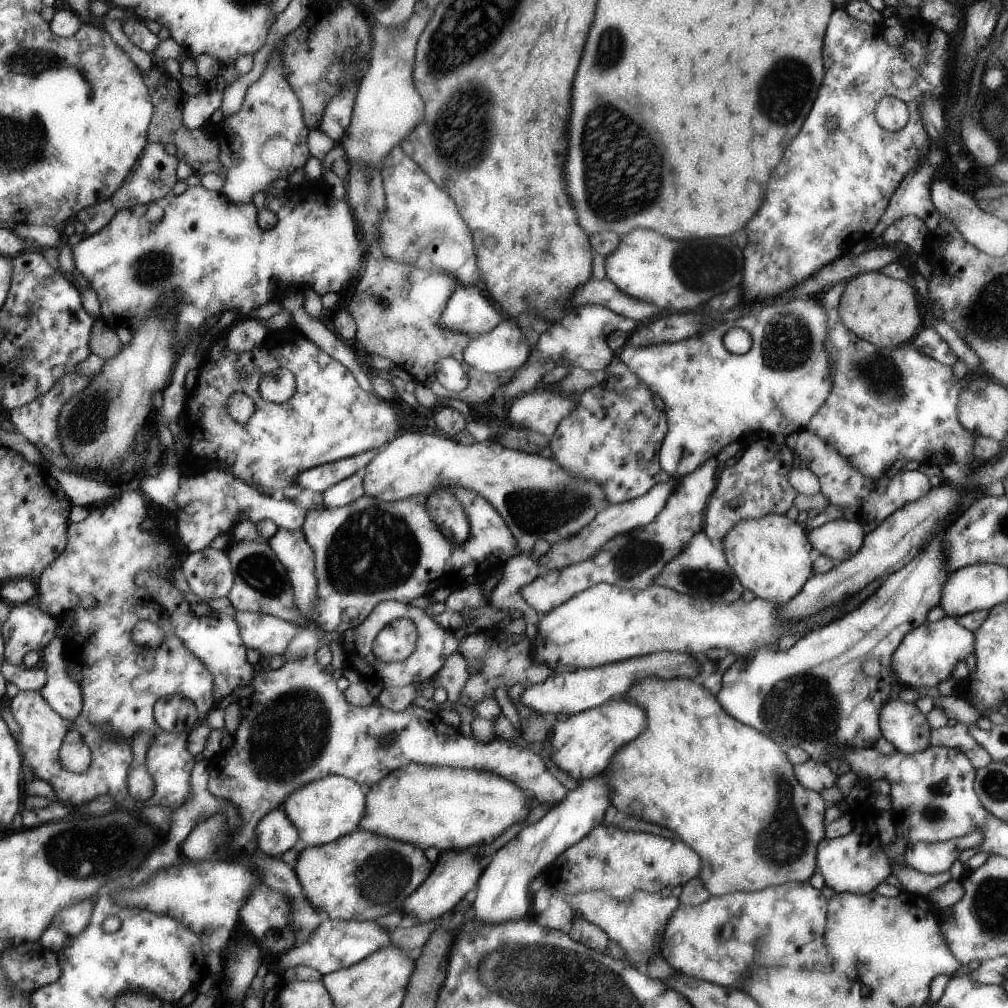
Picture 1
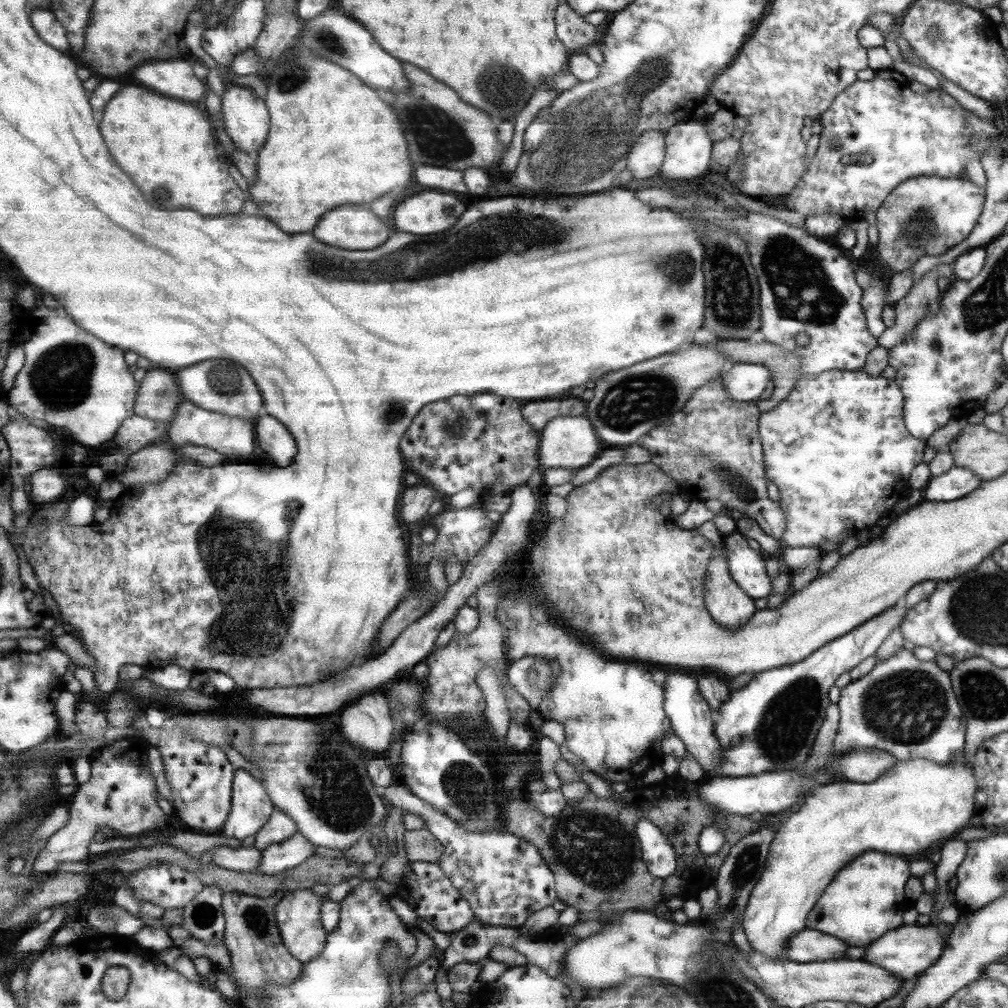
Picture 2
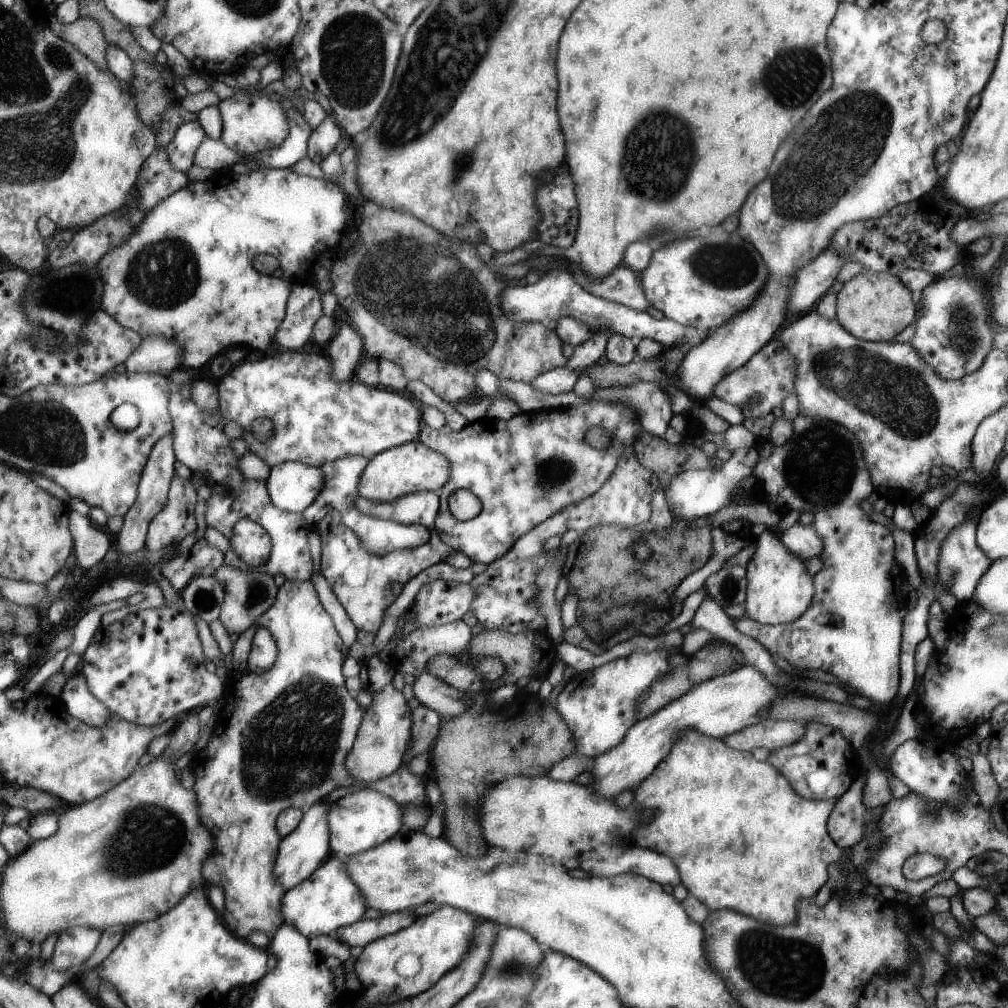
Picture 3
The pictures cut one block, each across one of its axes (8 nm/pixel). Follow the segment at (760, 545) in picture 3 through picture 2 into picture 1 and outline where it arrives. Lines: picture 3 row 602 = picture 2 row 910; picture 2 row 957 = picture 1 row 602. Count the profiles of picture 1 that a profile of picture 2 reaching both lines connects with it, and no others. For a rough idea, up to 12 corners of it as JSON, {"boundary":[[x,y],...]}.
{"boundary":[[788,516],[740,520],[723,538],[745,588],[779,606],[812,574]]}

